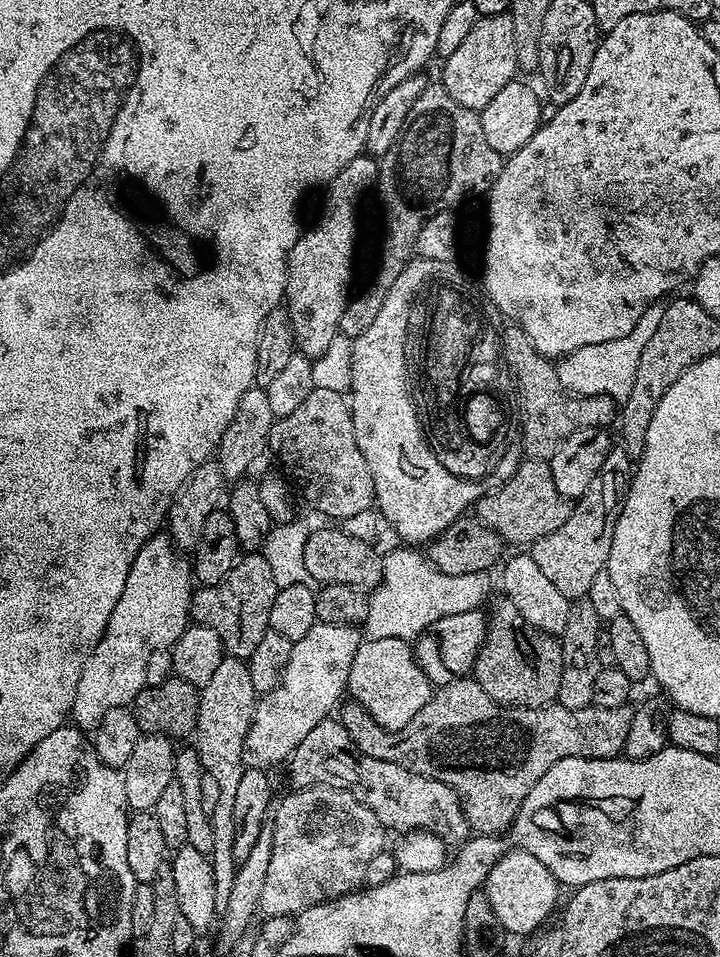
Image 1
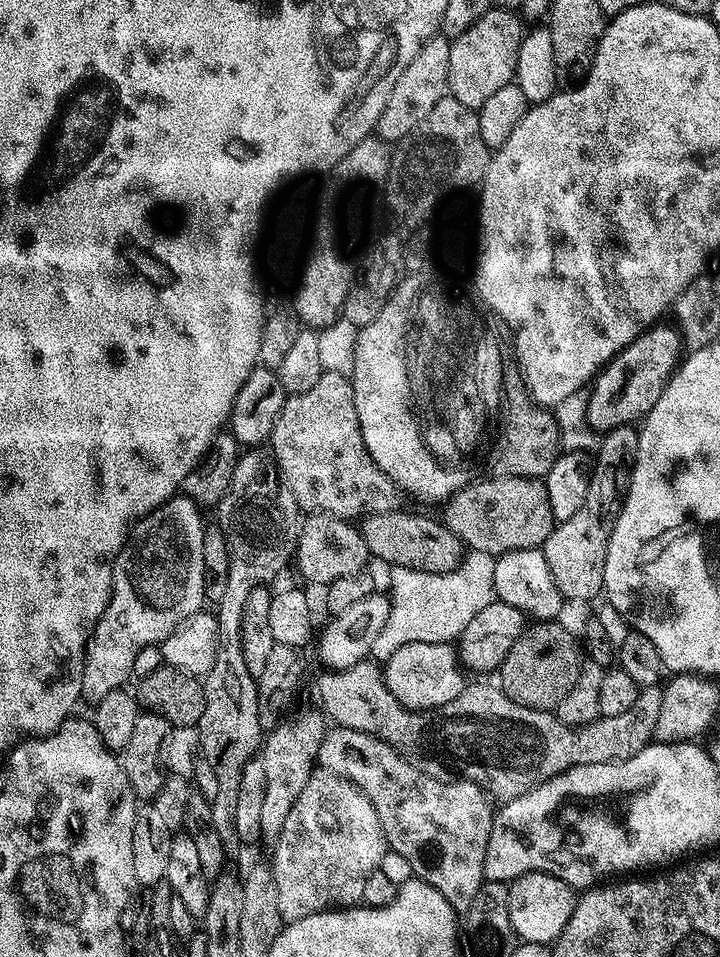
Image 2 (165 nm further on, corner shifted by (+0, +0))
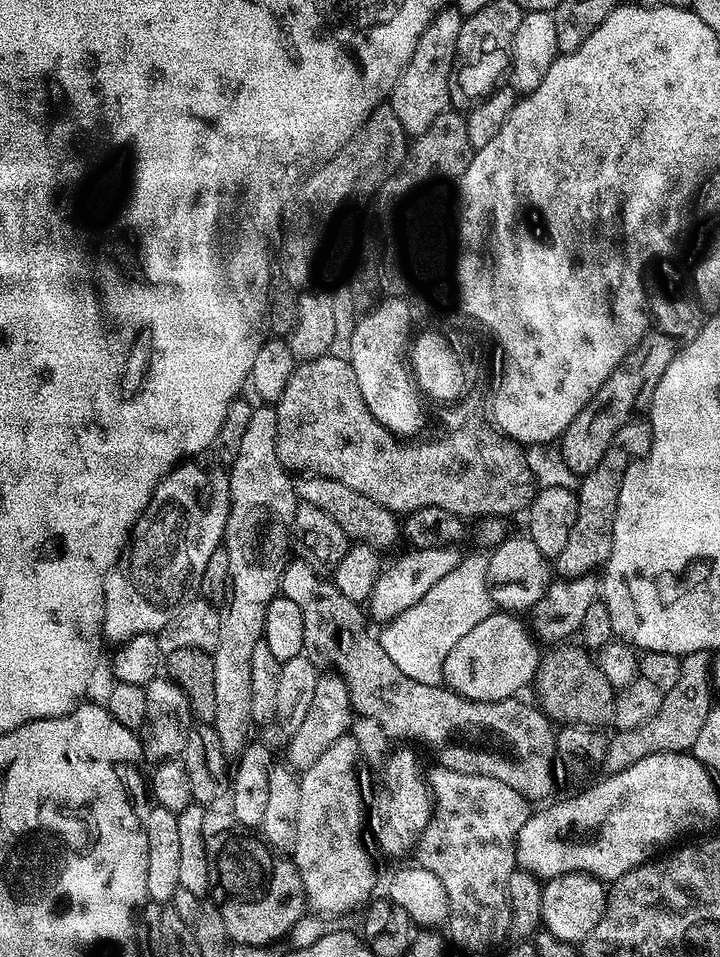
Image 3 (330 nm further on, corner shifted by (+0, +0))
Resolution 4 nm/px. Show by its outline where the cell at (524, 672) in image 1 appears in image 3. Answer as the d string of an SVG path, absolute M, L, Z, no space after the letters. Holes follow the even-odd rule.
M564 642L552 646L540 657L540 665L534 679L536 700L541 712L557 725L590 724L599 725L600 719L609 715L612 707L614 689L606 682L606 674L602 674L599 663L592 660L583 647L572 642Z

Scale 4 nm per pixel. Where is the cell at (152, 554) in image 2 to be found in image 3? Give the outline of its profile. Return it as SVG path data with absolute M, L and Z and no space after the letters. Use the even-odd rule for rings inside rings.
M181 462L160 481L160 485L154 490L154 494L150 498L150 502L146 506L146 510L138 519L136 525L132 527L132 533L128 536L128 542L124 545L124 549L120 552L116 564L106 574L104 579L104 627L102 636L105 641L113 640L113 645L119 646L124 644L130 638L134 638L138 634L157 633L163 630L166 622L170 622L177 616L180 609L197 595L198 585L202 578L202 570L206 570L206 562L210 560L210 554L214 554L214 550L221 547L224 538L224 526L228 517L228 478L223 471L207 472L204 468L192 464L196 462Z

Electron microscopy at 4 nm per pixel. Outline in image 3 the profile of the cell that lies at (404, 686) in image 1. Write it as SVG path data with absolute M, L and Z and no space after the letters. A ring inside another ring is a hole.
M493 610L474 630L454 642L454 650L446 661L447 667L452 667L452 691L467 700L498 702L513 699L527 684L529 687L533 683L542 652L520 620L519 615L511 612Z

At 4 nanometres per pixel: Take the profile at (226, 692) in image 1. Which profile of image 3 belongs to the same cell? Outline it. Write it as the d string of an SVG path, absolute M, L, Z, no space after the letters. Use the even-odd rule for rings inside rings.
M253 407L246 434L242 434L238 454L232 459L227 473L228 517L222 547L226 550L228 559L228 594L226 603L219 609L218 646L211 653L214 662L214 718L211 725L218 734L221 753L228 758L239 757L245 744L249 743L248 731L253 731L254 728L250 710L250 654L254 654L254 646L263 637L266 606L279 593L282 570L290 559L290 533L298 501L293 477L278 462L277 434L275 407Z

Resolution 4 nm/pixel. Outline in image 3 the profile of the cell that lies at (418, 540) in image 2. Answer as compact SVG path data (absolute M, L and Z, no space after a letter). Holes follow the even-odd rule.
M304 474L295 481L294 487L299 503L318 506L322 514L330 514L330 518L334 518L334 522L342 526L349 541L385 550L384 548L394 547L396 539L401 539L402 528L398 523L397 513L390 511L389 508L383 508L378 502L370 502L370 498L350 490L350 486L342 486L342 482L334 478Z

